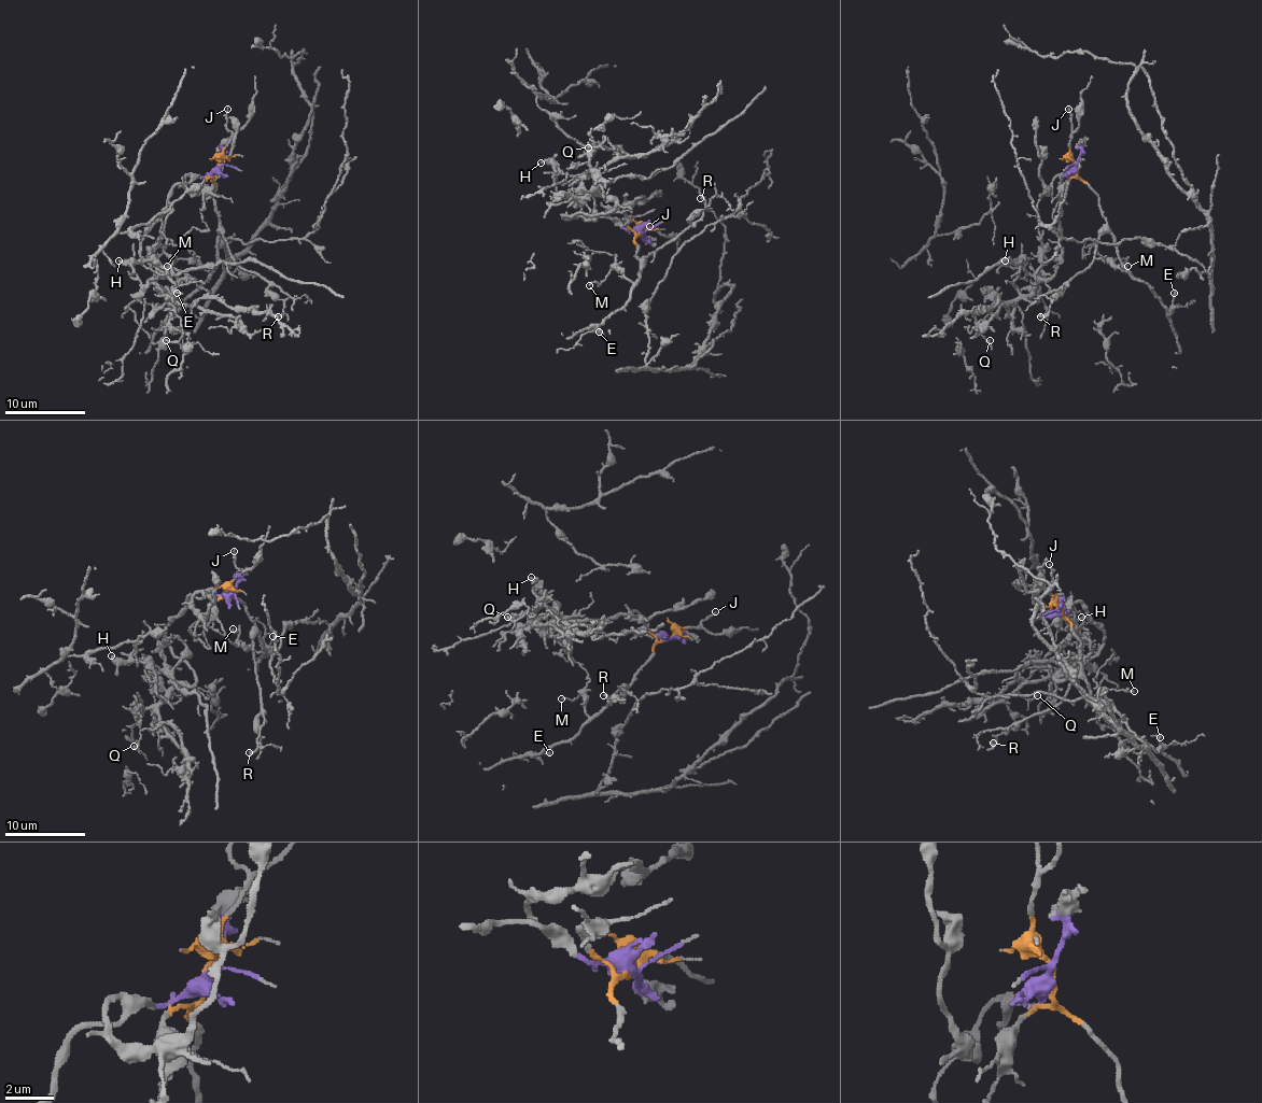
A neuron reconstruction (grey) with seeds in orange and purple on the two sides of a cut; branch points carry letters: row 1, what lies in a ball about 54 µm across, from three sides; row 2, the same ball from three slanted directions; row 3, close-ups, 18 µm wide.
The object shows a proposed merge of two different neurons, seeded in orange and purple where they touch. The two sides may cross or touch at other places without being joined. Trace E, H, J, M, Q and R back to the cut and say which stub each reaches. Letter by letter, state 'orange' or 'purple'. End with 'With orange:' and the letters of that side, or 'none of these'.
E: orange
H: purple
J: orange
M: orange
Q: purple
R: orange
With orange: E, J, M, R

